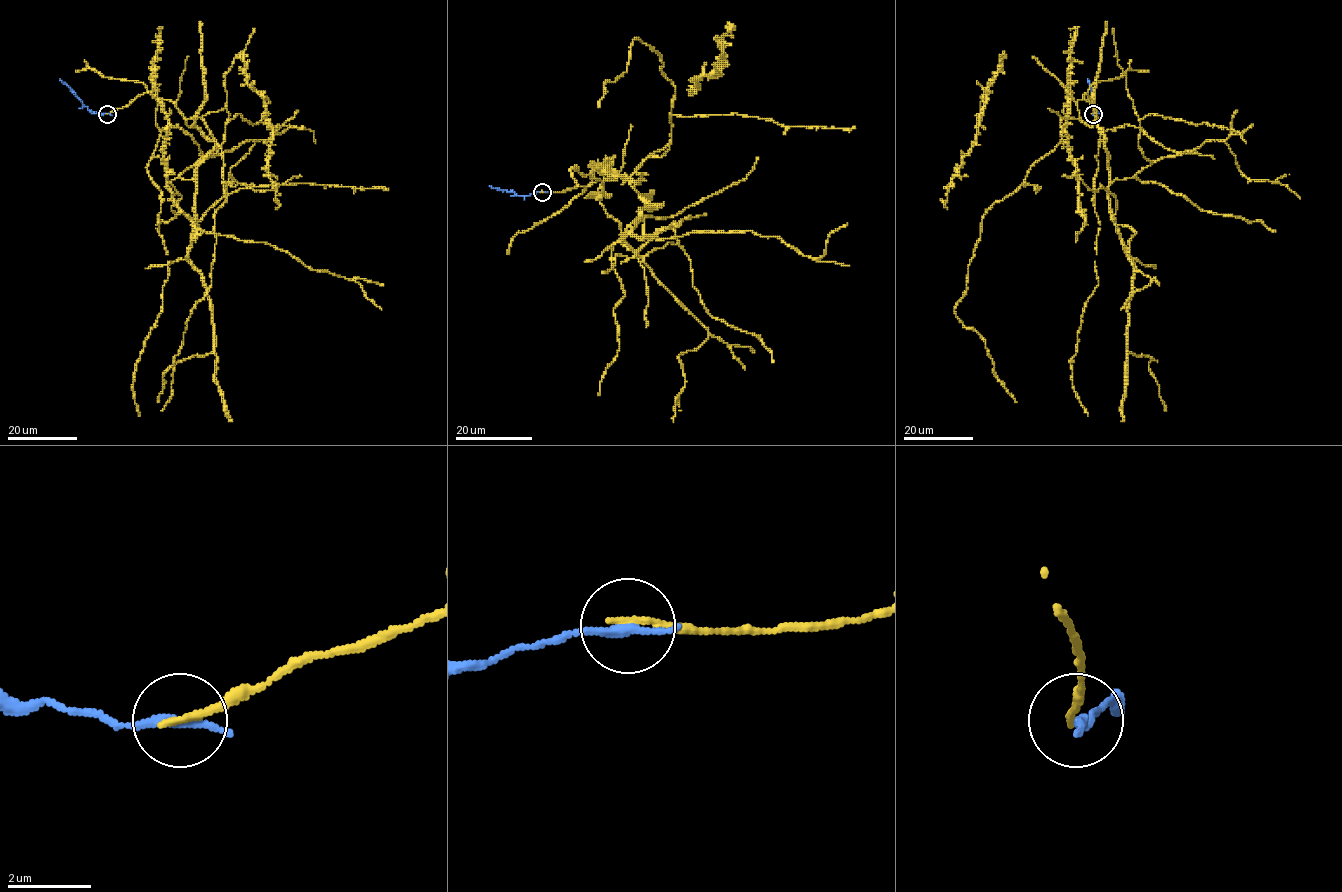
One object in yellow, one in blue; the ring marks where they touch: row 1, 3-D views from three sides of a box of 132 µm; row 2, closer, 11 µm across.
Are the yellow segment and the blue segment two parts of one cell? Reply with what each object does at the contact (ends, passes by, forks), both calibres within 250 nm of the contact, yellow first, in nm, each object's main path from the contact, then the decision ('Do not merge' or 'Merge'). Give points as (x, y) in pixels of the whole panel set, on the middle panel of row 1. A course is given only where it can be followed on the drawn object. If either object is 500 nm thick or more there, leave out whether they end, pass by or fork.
At the ring yellow ends. At the ring blue passes by. Thickness 180 nm (yellow) against 200 nm. Course of yellow: (542, 191), (629, 177), (669, 148), (674, 86), (657, 51), (636, 38), (626, 71), (604, 84), (598, 107). Course of blue: (542, 191), (516, 195), (489, 186). Do not merge

